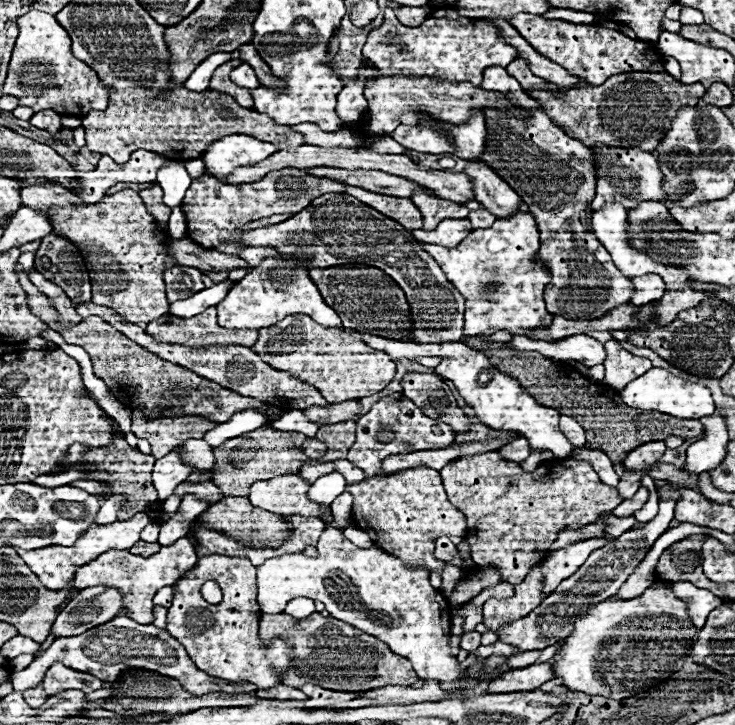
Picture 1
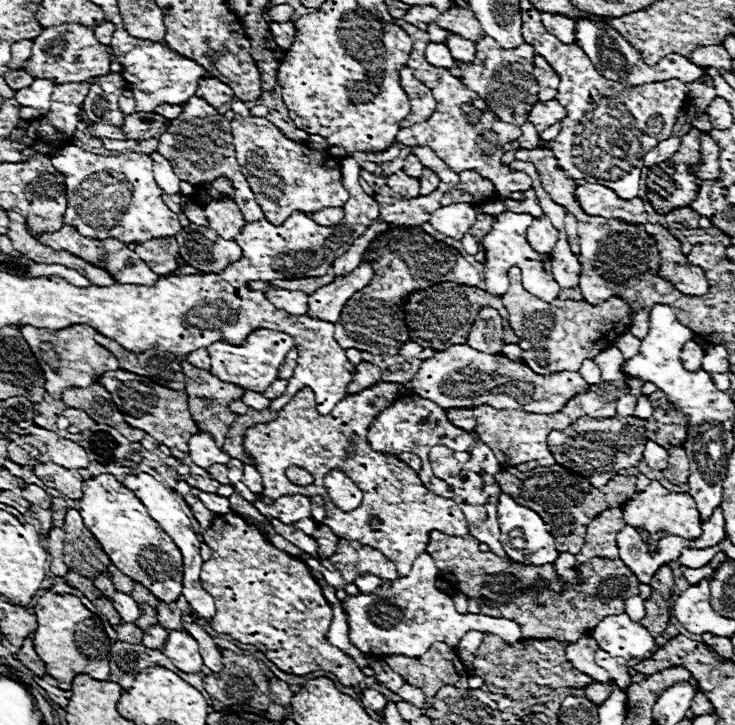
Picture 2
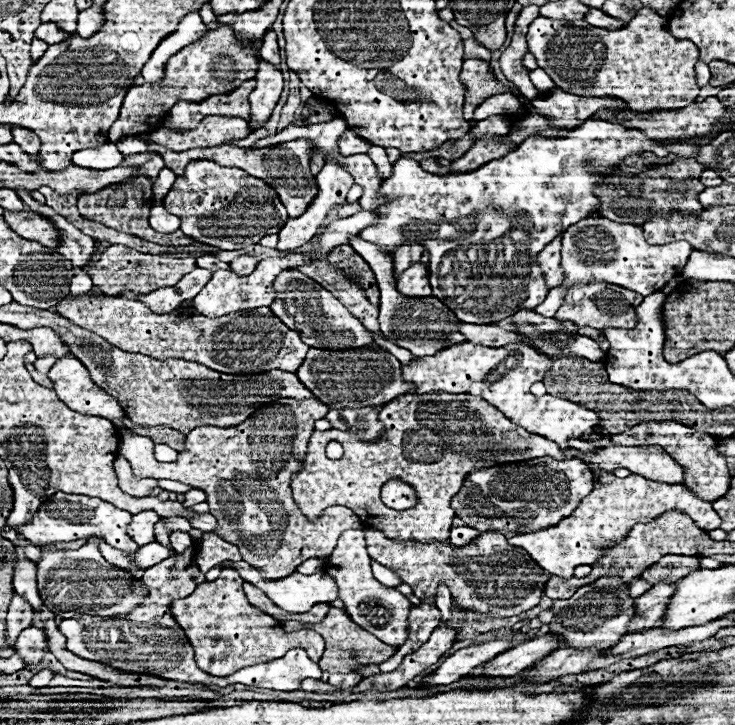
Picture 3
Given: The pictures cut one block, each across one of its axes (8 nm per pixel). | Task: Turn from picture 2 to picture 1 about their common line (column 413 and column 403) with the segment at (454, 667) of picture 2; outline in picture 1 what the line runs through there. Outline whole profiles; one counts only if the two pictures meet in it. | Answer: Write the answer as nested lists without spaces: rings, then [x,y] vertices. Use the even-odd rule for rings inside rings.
[[[314,612],[308,618],[290,618],[288,614],[262,614],[260,620],[260,638],[270,640],[274,636],[288,638],[294,642],[296,659],[293,667],[284,678],[288,686],[300,688],[306,682],[318,684],[322,688],[330,690],[340,690],[340,692],[366,692],[374,690],[378,686],[388,686],[388,684],[400,684],[400,686],[410,686],[418,682],[420,678],[414,674],[410,660],[398,658],[398,654],[390,652],[390,648],[380,642],[378,638],[354,630],[354,626],[346,622],[338,622],[336,618],[324,618],[322,614]]]

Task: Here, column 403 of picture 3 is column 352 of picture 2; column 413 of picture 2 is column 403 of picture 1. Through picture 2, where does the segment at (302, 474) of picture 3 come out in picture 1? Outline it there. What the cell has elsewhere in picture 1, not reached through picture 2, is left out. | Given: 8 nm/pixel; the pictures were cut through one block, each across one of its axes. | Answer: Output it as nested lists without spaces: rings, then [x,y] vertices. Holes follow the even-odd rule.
[[[428,466],[408,468],[388,476],[372,476],[348,486],[348,492],[354,496],[354,524],[368,532],[378,548],[386,550],[386,554],[402,558],[402,562],[406,562],[410,568],[424,566],[424,570],[430,574],[442,574],[444,562],[434,558],[434,542],[440,536],[466,534],[466,518],[454,504],[448,502],[438,470]]]

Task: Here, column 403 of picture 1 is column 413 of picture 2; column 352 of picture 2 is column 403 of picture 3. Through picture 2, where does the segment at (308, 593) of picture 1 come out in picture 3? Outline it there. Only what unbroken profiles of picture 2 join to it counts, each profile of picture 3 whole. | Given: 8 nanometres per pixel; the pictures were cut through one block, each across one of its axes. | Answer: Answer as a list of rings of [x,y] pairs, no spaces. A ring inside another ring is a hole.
[[[348,528],[340,534],[334,552],[326,562],[326,574],[338,586],[338,598],[344,602],[346,614],[366,632],[374,634],[388,646],[402,646],[408,640],[408,614],[412,602],[402,596],[398,590],[380,584],[370,568],[370,556],[366,552],[366,538],[362,528]]]

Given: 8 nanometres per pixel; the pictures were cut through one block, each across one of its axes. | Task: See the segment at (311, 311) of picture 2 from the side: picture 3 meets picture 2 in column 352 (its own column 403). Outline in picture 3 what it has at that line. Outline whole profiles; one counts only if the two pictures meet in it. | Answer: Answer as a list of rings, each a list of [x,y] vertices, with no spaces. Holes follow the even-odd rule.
[[[422,262],[406,268],[398,278],[398,290],[406,296],[432,296],[428,284],[428,268]]]

